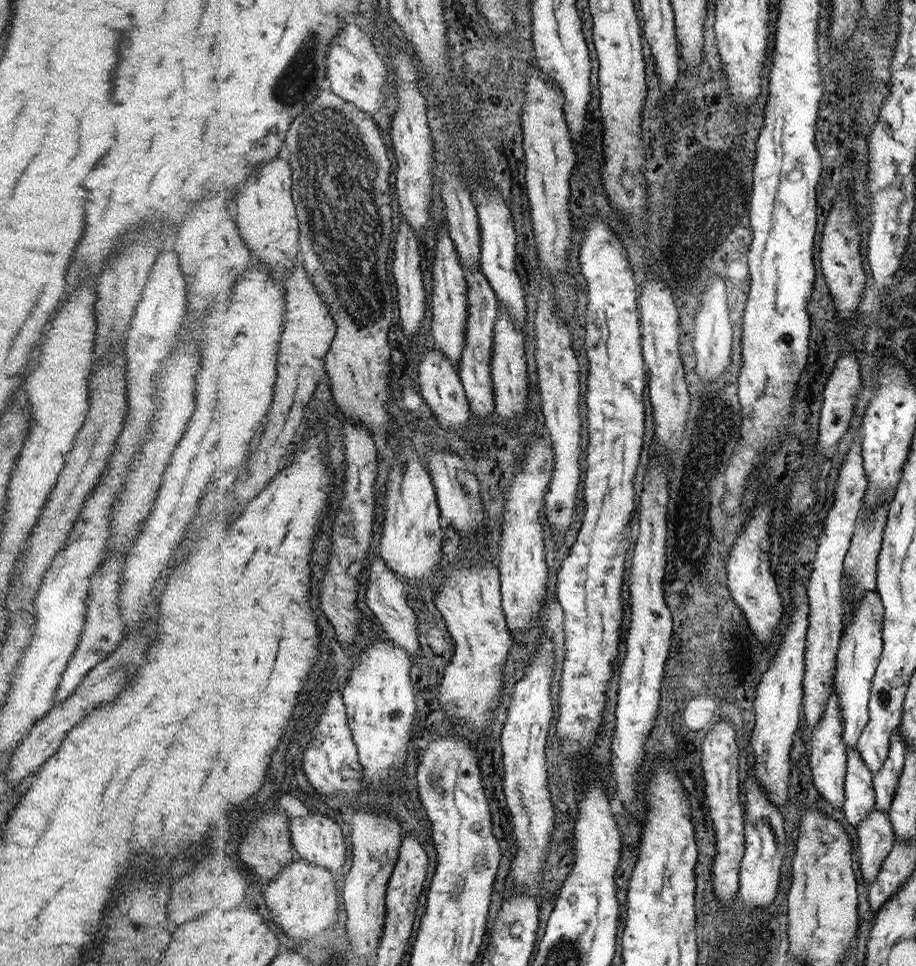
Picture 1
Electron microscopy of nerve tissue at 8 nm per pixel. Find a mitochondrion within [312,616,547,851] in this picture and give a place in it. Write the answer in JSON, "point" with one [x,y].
{"point":[435,778]}

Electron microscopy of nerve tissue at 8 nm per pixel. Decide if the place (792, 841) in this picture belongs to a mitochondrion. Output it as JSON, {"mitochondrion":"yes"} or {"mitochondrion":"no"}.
{"mitochondrion":"no"}

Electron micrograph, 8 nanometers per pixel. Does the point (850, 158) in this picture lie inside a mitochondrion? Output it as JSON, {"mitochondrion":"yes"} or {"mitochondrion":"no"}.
{"mitochondrion":"no"}

